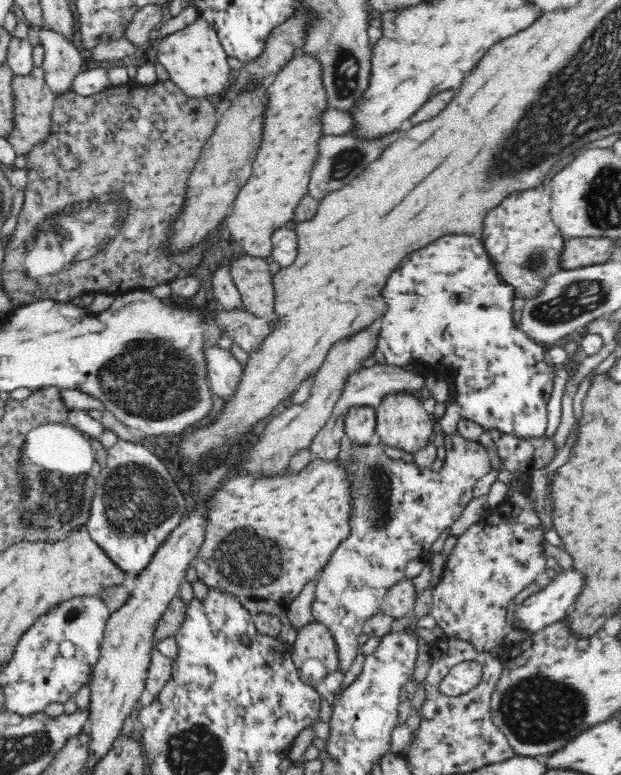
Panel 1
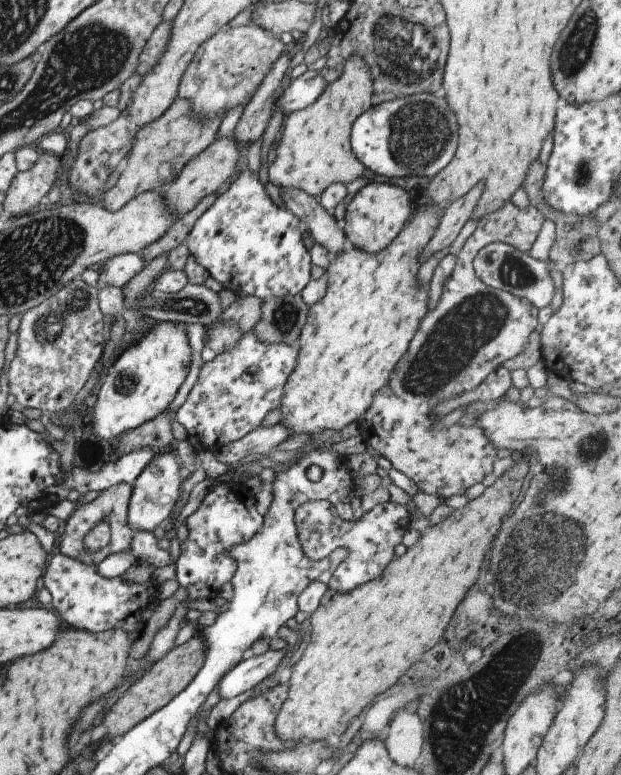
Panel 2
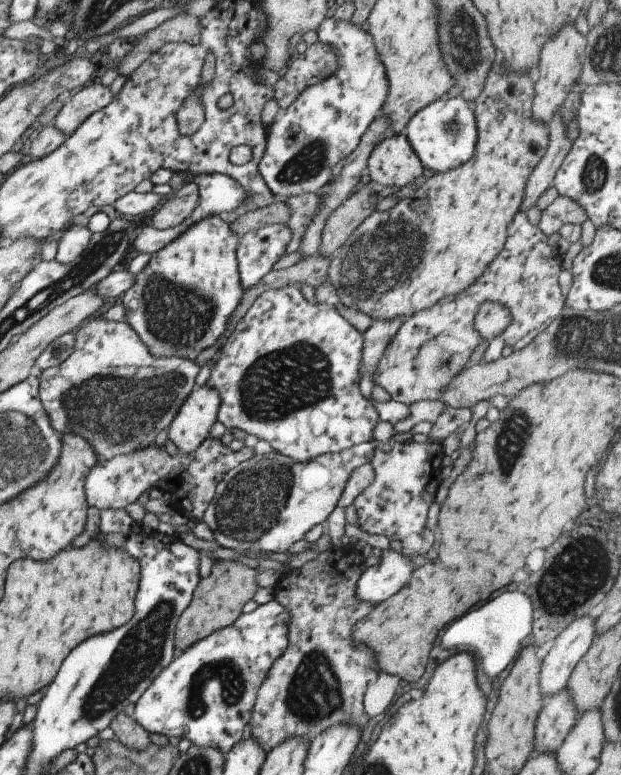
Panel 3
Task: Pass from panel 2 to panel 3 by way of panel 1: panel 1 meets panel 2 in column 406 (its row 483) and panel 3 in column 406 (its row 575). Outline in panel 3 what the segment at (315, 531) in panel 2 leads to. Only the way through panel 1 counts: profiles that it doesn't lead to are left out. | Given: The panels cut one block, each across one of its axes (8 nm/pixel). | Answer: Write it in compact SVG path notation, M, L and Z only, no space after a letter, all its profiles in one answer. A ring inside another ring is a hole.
M429 439L423 444L403 444L389 440L377 443L372 451L373 482L353 500L359 529L381 535L389 541L403 541L410 534L423 532L429 505L433 503L441 479L441 442Z

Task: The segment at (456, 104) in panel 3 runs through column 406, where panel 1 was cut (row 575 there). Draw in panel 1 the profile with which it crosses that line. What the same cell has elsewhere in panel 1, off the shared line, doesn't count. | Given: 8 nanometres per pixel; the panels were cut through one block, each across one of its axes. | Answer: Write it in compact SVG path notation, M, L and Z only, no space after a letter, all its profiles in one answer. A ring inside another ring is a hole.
M119 440L106 451L107 463L95 474L95 494L86 527L92 541L98 543L122 575L134 576L135 580L180 526L187 514L186 500L175 476L142 441Z

